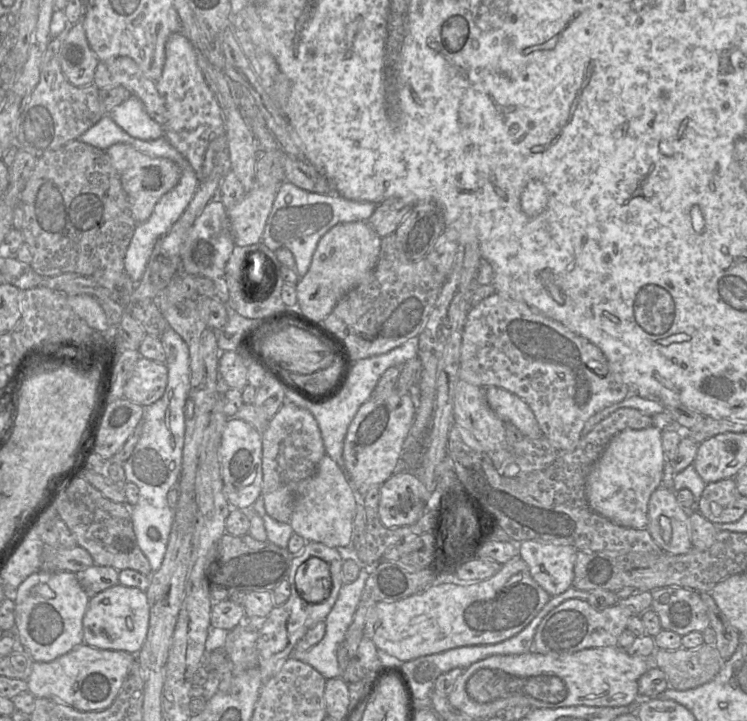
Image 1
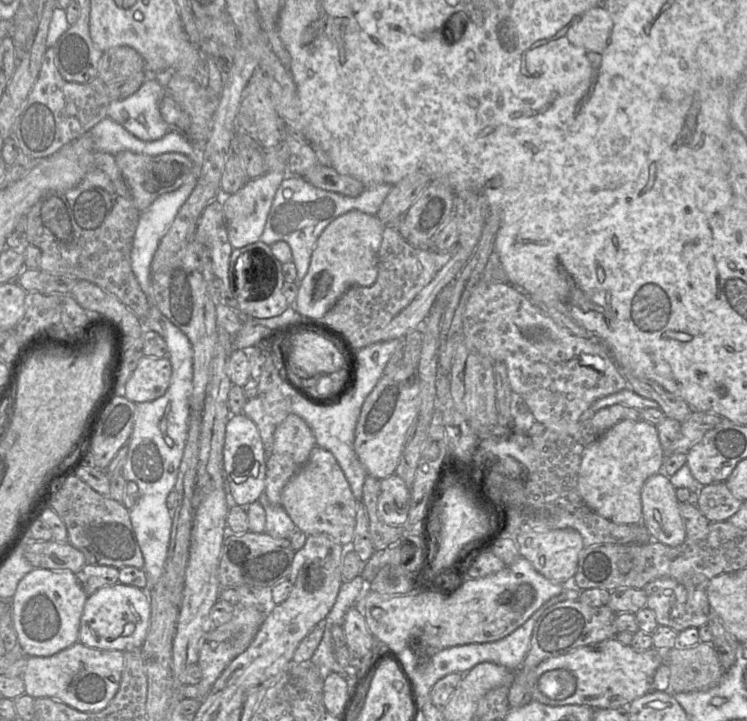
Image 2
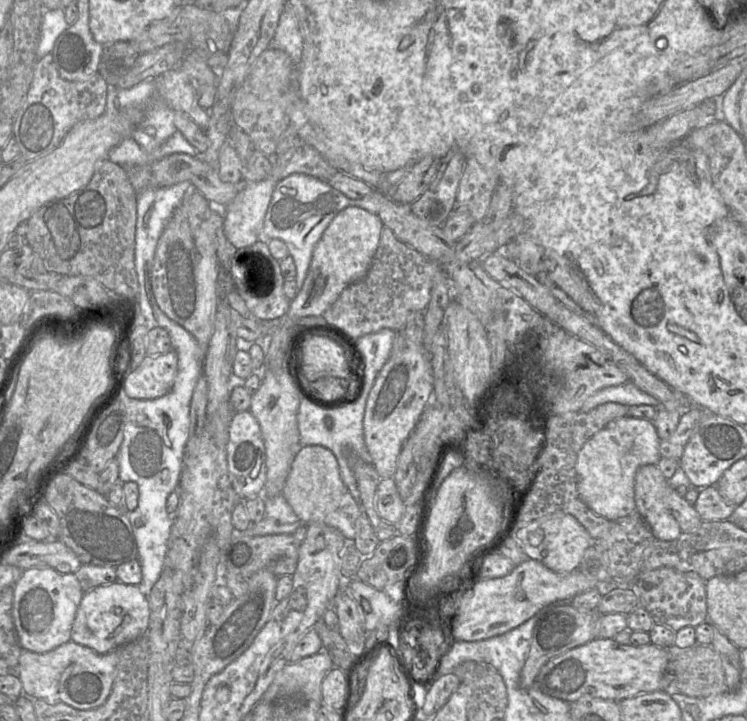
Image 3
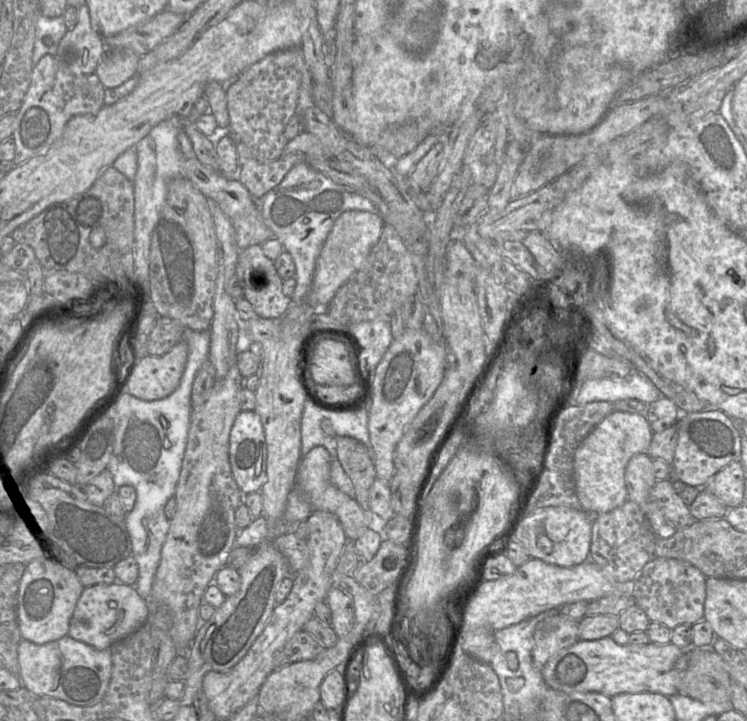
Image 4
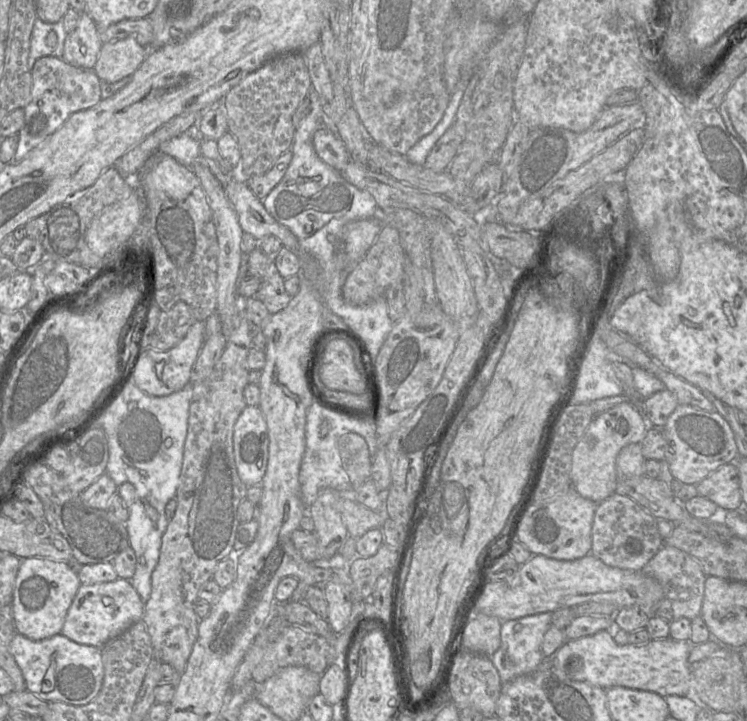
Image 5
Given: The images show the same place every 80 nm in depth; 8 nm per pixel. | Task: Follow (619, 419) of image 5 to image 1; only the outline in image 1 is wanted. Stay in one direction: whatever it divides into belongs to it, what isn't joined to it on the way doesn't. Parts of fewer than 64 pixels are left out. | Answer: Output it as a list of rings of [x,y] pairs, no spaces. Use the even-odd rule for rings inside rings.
[[[653,425],[641,430],[624,429],[609,441],[586,479],[586,498],[594,512],[619,526],[647,528],[649,499],[662,485],[666,462],[661,433]]]

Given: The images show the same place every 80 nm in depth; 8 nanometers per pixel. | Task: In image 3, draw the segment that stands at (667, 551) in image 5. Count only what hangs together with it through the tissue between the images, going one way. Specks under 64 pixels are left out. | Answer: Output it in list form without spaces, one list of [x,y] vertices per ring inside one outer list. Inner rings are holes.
[[[663,567],[639,573],[631,584],[638,595],[640,606],[647,610],[655,624],[669,627],[677,632],[683,627],[696,627],[708,621],[706,581],[695,572],[680,572]]]

